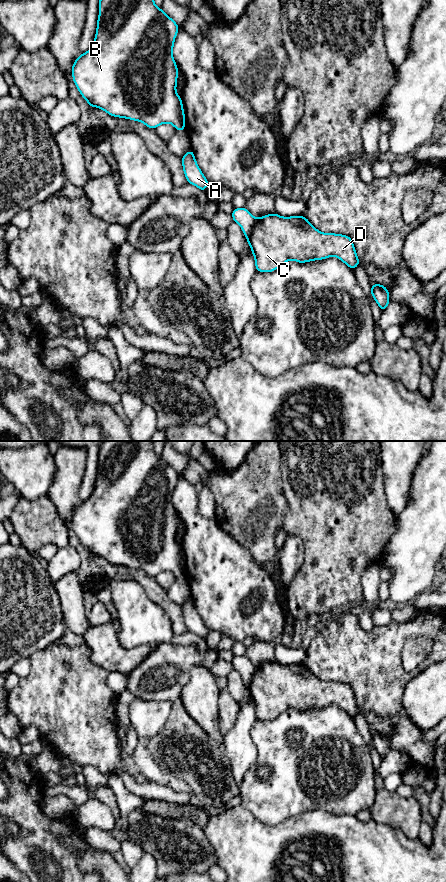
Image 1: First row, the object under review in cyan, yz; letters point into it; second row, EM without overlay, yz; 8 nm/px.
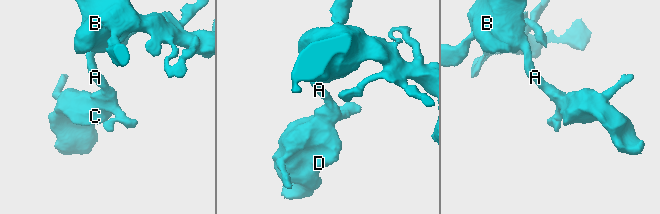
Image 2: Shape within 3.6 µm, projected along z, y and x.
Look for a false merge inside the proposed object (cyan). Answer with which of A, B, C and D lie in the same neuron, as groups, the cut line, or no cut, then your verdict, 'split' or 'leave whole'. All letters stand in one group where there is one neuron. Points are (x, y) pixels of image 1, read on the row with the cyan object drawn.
A B / C D; cut in yz along (256, 219), (251, 235), (247, 240); split

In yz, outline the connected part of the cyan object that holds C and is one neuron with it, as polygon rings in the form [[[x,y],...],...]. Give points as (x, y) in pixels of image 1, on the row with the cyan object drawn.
[[[273,213],[257,218],[247,242],[255,258],[257,272],[273,272],[289,260],[305,263],[331,256],[339,258],[352,270],[360,264],[348,235],[322,233],[305,216],[283,217]]]

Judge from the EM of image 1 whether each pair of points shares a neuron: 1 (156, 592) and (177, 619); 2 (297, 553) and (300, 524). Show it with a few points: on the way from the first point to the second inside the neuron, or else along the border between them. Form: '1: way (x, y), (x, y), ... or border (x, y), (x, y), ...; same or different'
1: way (162, 599), (174, 612); same
2: border (287, 534), (301, 540), (303, 561); different

